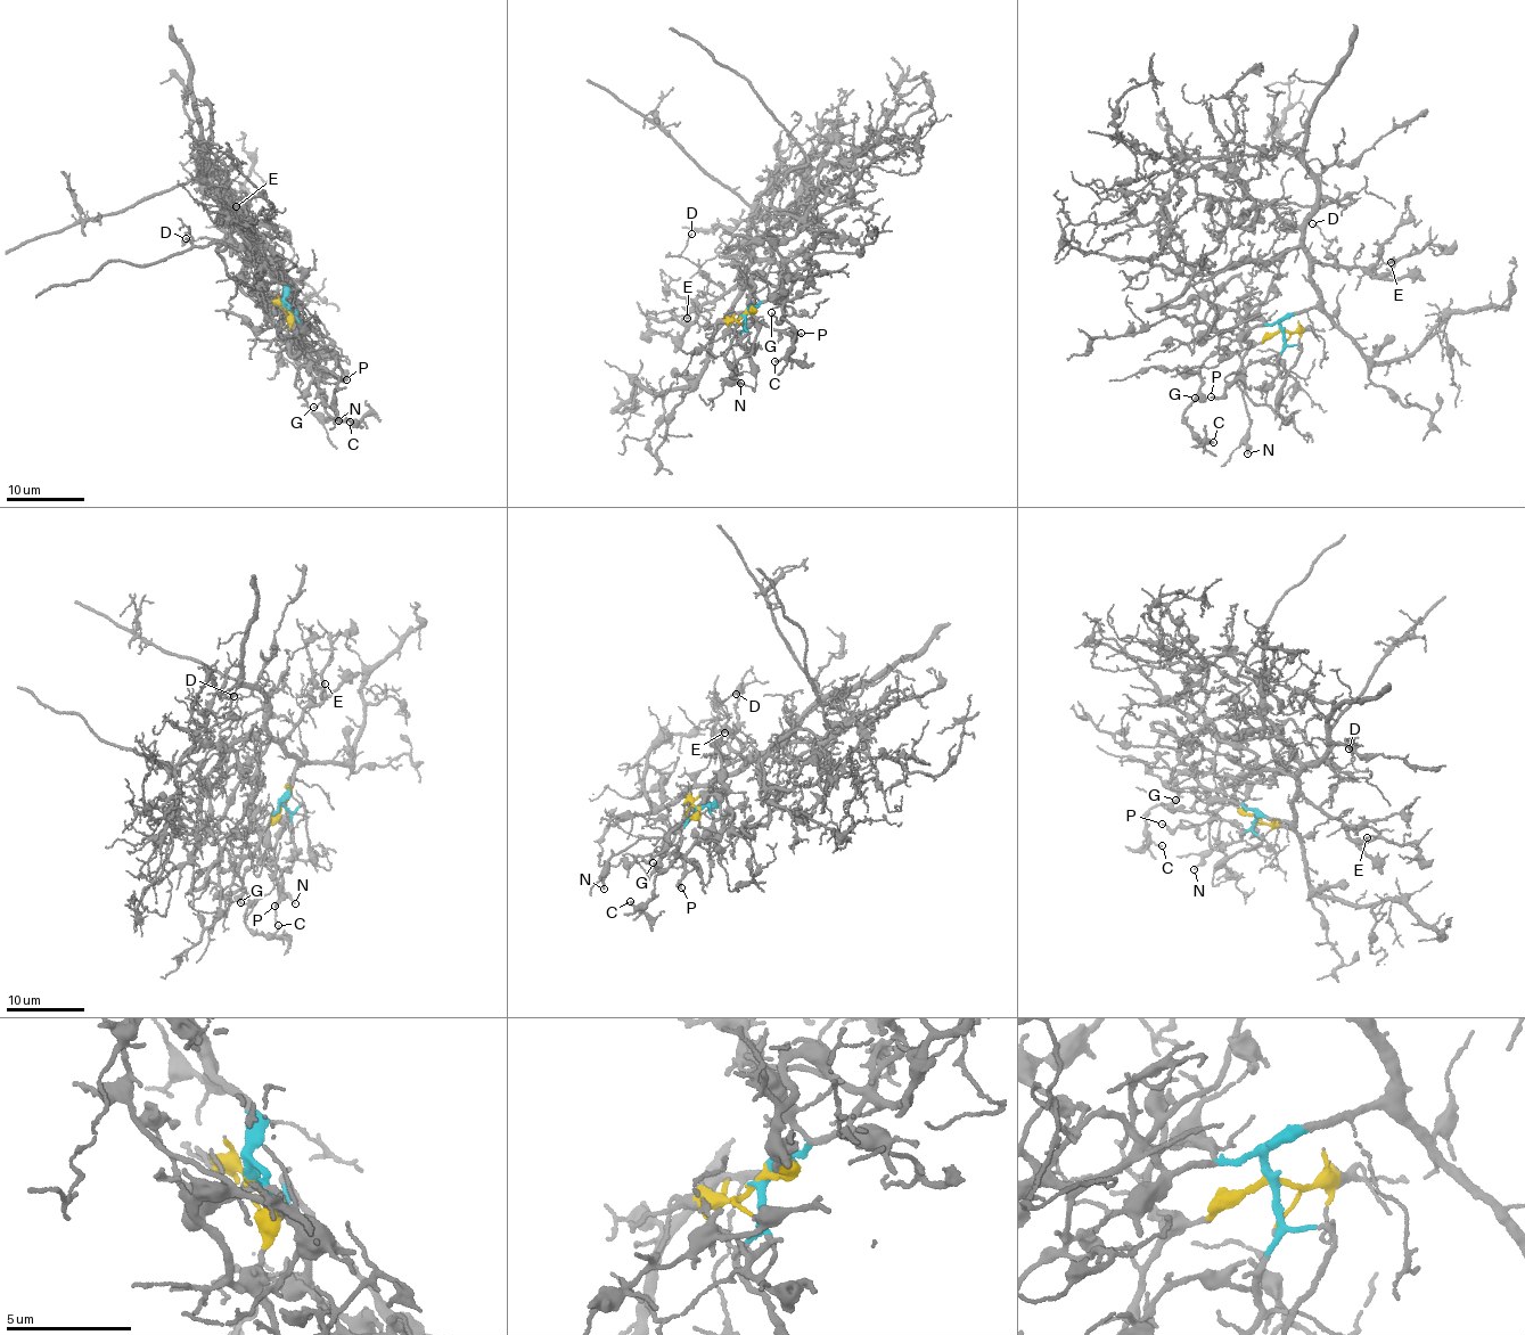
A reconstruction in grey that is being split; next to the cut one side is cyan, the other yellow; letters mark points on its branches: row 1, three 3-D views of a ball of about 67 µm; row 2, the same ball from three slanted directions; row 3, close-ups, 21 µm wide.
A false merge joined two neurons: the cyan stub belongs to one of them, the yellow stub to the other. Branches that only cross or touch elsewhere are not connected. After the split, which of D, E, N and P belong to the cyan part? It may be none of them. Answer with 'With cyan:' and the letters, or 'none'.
With cyan: D, E

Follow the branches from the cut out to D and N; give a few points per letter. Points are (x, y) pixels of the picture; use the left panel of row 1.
D: (286, 306), (283, 289), (269, 259), (249, 231), (237, 230), (215, 243), (204, 237), (194, 242), (185, 238)
N: (286, 306), (288, 343), (296, 368), (295, 387), (316, 412), (338, 420)

